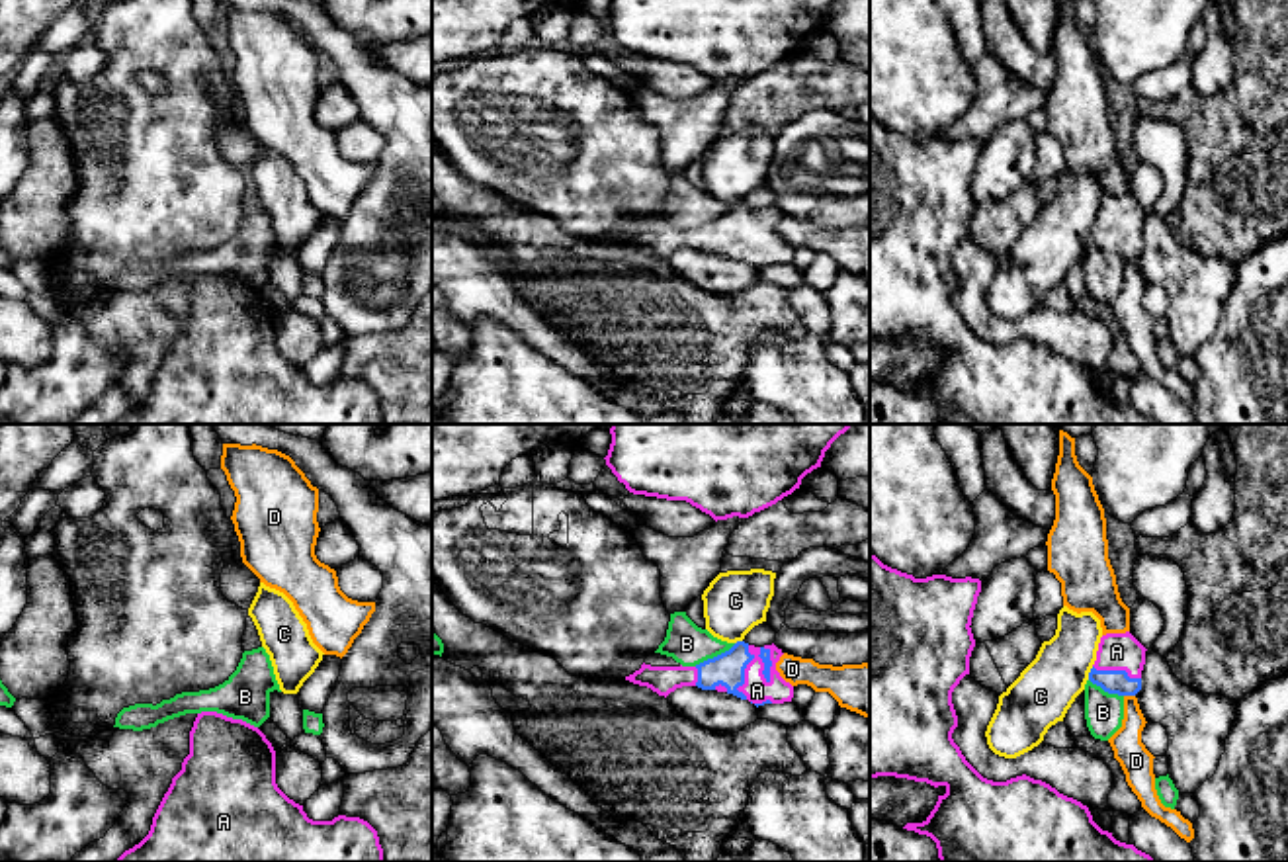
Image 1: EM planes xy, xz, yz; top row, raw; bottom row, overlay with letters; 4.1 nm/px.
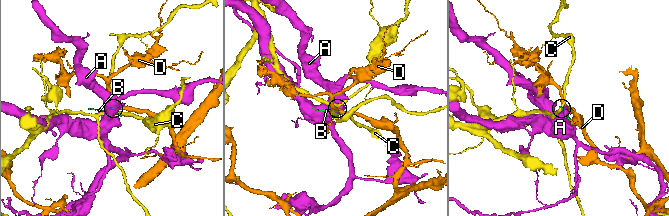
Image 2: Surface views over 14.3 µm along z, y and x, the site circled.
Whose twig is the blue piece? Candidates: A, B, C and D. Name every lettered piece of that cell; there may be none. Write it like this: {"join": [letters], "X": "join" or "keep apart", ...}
{"join": ["A"], "A": "join", "B": "keep apart", "C": "keep apart", "D": "keep apart"}

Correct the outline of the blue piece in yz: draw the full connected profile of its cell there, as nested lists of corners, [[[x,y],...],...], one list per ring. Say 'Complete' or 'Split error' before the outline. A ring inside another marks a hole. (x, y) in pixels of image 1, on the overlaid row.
Split error. [[[1130,631],[1102,635],[1089,680],[1108,694],[1136,696],[1141,690],[1145,651]]]

